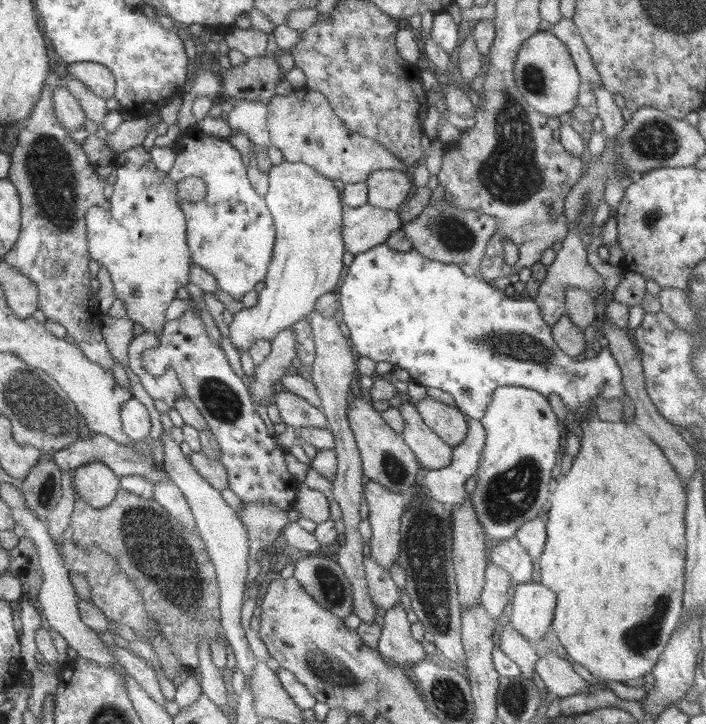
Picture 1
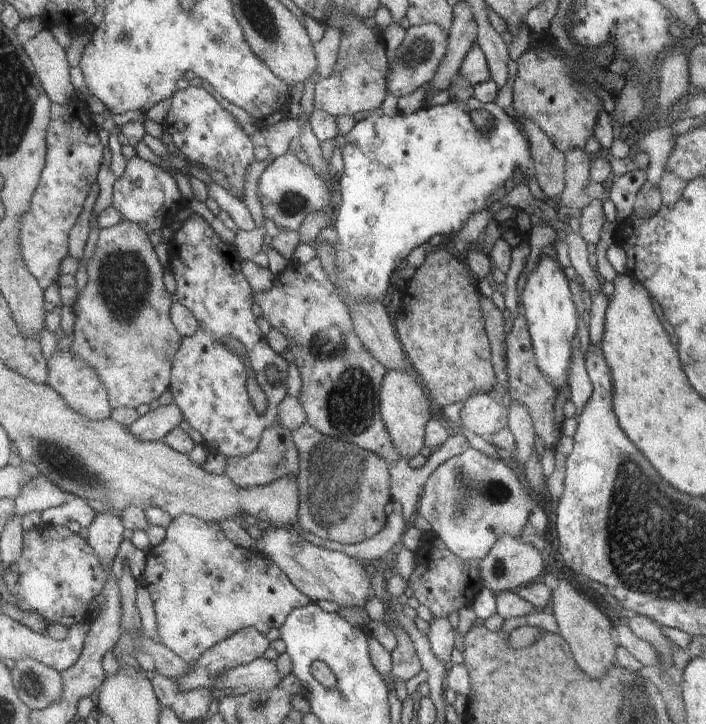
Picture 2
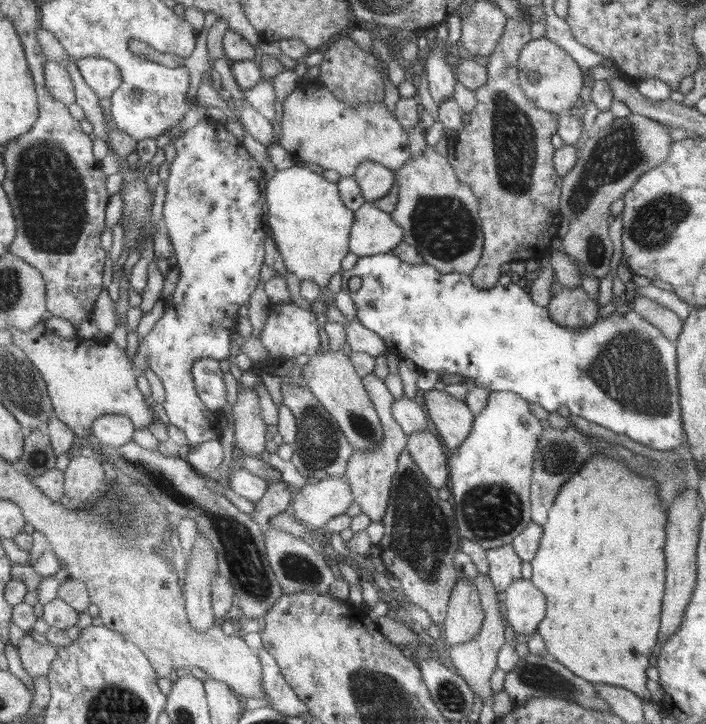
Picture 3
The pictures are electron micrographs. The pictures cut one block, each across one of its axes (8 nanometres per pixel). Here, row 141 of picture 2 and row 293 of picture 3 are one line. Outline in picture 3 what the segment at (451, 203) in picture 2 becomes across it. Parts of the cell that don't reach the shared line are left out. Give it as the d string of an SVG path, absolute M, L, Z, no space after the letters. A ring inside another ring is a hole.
M392 253L376 254L374 256L359 257L357 263L352 269L345 270L342 274L341 290L346 292L356 305L357 316L360 323L376 332L386 346L387 352L396 354L399 359L410 358L422 372L434 371L439 376L444 374L462 375L464 381L470 377L476 382L476 387L486 388L492 391L510 391L516 392L520 398L524 398L528 403L540 404L548 412L557 411L562 404L568 407L568 410L576 416L599 424L601 427L612 429L612 432L628 436L628 439L635 446L644 446L654 448L655 450L678 449L682 445L682 436L684 436L683 422L681 417L681 406L679 405L679 377L677 376L677 348L672 342L656 328L641 318L636 312L629 311L626 314L614 312L606 318L598 318L592 326L584 327L579 330L562 327L550 320L547 308L537 306L532 302L529 292L524 290L520 285L513 281L509 273L501 273L501 276L494 288L480 289L476 288L469 275L458 272L440 273L436 268L429 264L408 264L402 262L398 256ZM350 278L360 278L360 288L352 292L348 287Z

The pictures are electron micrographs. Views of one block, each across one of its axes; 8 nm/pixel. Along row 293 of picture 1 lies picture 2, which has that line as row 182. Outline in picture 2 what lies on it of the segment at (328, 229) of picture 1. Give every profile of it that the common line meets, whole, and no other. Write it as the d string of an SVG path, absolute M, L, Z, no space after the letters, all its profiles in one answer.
M290 150L275 158L259 178L258 198L264 218L269 218L278 229L297 232L306 216L326 210L333 204L335 192L328 190L324 180L314 172L310 163L301 162Z

